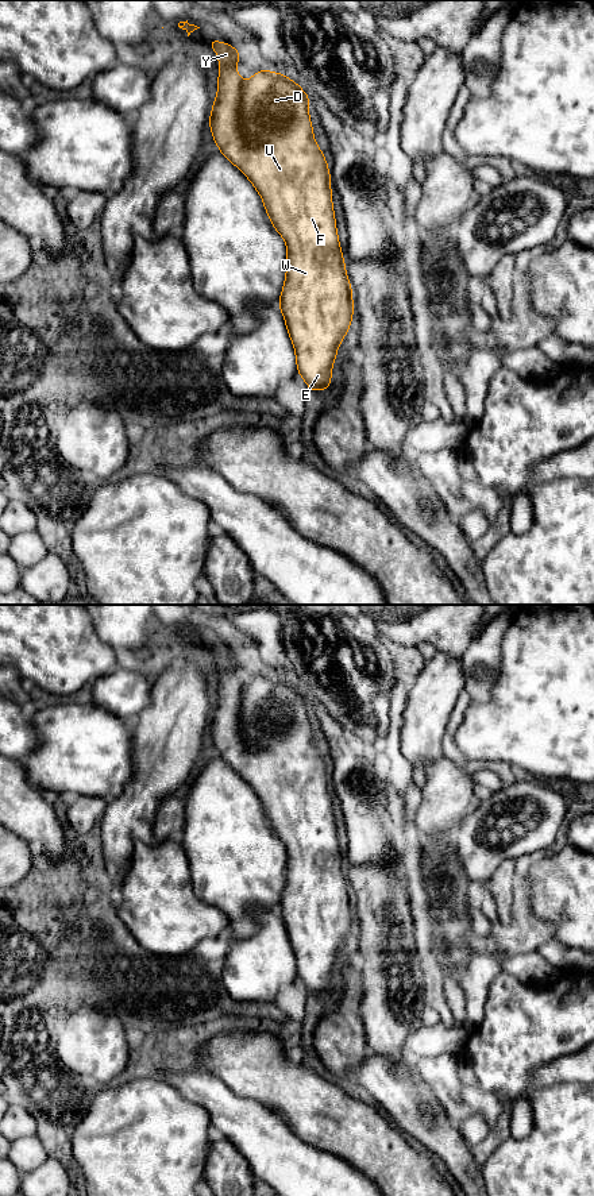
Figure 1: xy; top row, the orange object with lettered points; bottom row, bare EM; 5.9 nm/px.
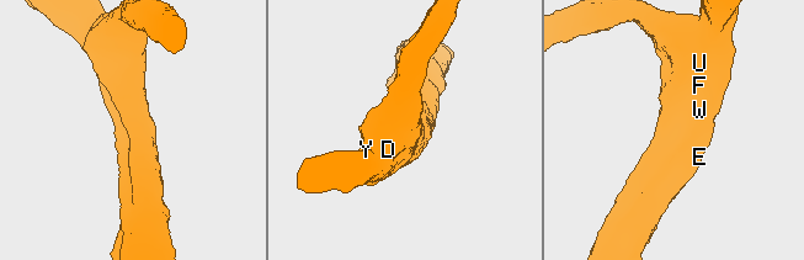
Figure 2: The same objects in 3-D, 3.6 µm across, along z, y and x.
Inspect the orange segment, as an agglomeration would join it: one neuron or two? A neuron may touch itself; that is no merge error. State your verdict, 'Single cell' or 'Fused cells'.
Single cell

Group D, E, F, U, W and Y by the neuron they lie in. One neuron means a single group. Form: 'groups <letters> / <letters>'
groups D E F U W Y

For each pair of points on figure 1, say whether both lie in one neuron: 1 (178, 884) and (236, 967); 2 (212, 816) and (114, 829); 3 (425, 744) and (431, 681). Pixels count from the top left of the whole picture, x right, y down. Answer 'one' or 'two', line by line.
1: two
2: two
3: one

